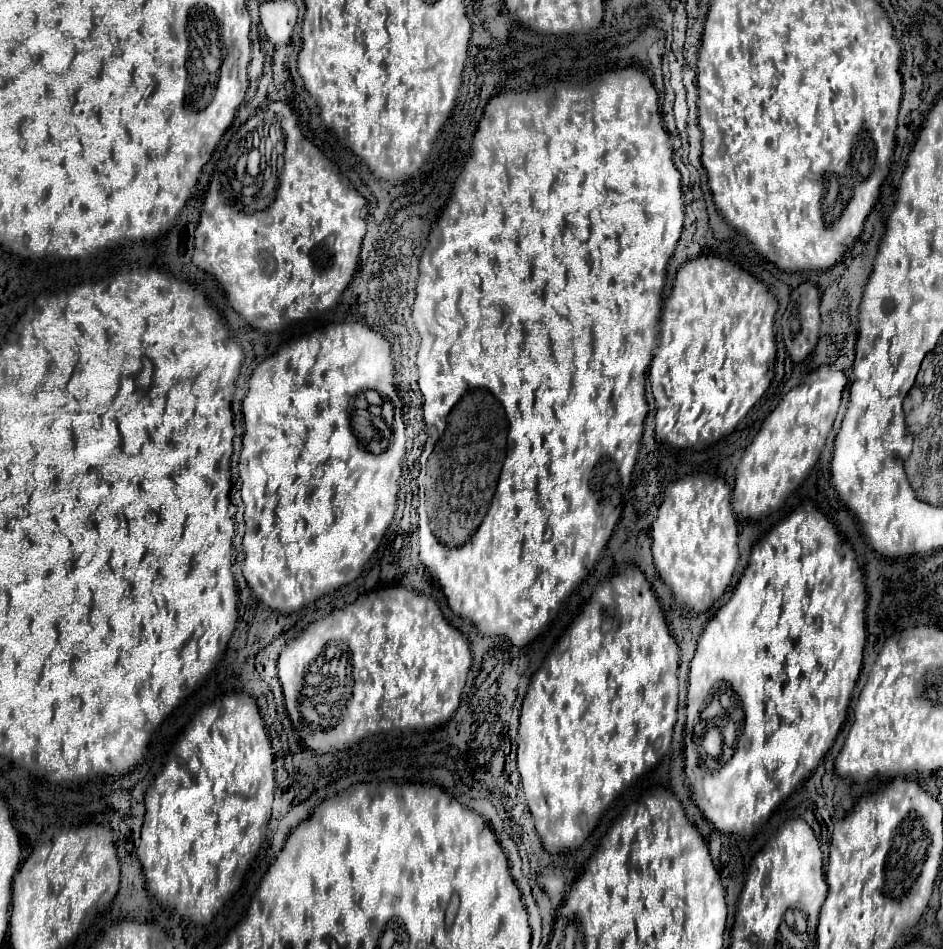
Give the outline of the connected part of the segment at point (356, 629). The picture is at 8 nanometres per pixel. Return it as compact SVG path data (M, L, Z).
M395 585L365 593L355 603L311 623L283 647L277 663L285 707L301 743L317 753L331 753L391 729L435 727L449 721L471 671L471 651L467 635L445 621L435 597Z

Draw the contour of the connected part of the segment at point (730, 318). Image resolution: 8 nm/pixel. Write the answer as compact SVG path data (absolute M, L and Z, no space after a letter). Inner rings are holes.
M699 255L699 257L687 261L685 265L681 265L677 269L675 283L673 283L673 293L665 301L663 315L661 315L661 341L659 341L657 353L655 353L655 357L651 361L651 367L649 367L651 391L653 391L653 397L655 397L655 403L657 403L655 435L661 441L665 441L665 443L669 443L671 447L677 447L677 449L685 449L685 447L703 449L703 447L715 443L717 439L733 433L737 423L749 413L749 409L763 397L763 393L771 385L771 379L773 379L771 367L775 363L775 353L777 353L777 349L775 349L775 329L773 329L775 313L777 313L777 301L769 293L769 289L759 279L755 279L751 273L743 271L739 265L735 265L735 263L727 261L727 259L719 259L719 257L713 257L713 255Z

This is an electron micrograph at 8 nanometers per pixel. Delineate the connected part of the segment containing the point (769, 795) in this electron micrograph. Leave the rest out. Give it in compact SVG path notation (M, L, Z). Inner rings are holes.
M803 505L771 527L771 531L753 545L749 565L729 601L707 621L689 669L689 739L699 723L699 713L725 681L729 681L739 695L739 705L745 713L739 747L729 763L715 771L697 763L697 759L685 765L697 807L719 831L739 835L751 833L813 773L821 757L833 745L833 739L845 723L847 705L863 663L867 607L867 589L863 581L863 571L859 569L849 541L843 539L837 527L817 507Z

